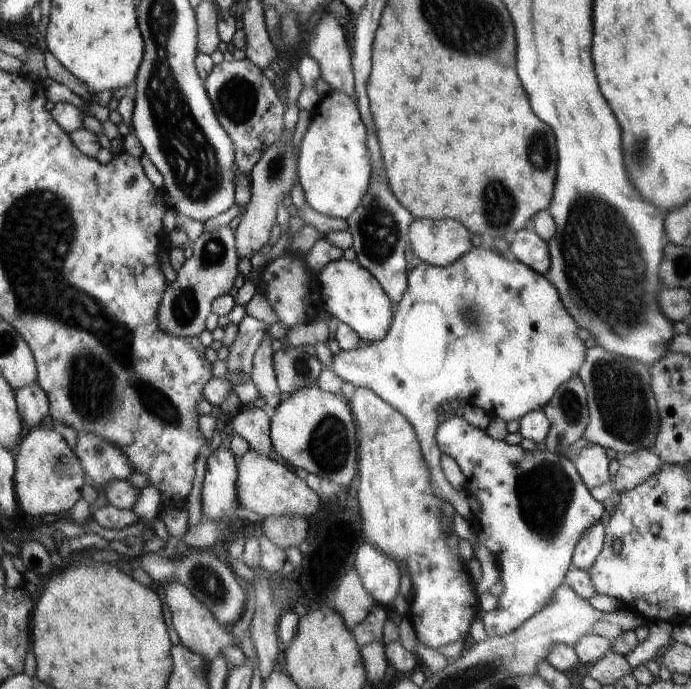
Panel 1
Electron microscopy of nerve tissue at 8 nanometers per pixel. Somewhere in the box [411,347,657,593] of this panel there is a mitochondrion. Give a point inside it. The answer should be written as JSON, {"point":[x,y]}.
{"point":[620,393]}

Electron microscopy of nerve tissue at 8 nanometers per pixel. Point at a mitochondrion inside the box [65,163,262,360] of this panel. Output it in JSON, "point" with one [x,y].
{"point":[184,306]}

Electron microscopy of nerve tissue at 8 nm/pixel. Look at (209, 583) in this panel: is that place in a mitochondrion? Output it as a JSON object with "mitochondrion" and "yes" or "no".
{"mitochondrion":"yes"}

